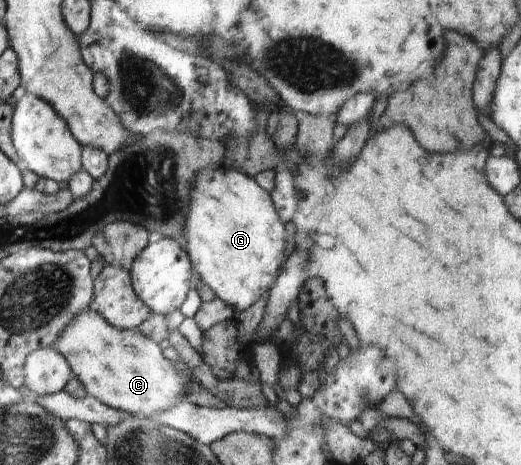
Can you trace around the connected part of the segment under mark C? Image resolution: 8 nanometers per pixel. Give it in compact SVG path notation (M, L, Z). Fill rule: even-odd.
M85 308L79 312L65 326L53 349L57 350L71 366L72 373L78 377L87 391L87 395L98 399L101 403L112 407L119 412L127 412L129 416L149 417L167 411L171 406L177 405L186 399L190 389L189 376L185 372L177 371L171 361L163 356L159 344L156 344L141 334L137 329L122 330L111 325L94 309Z

